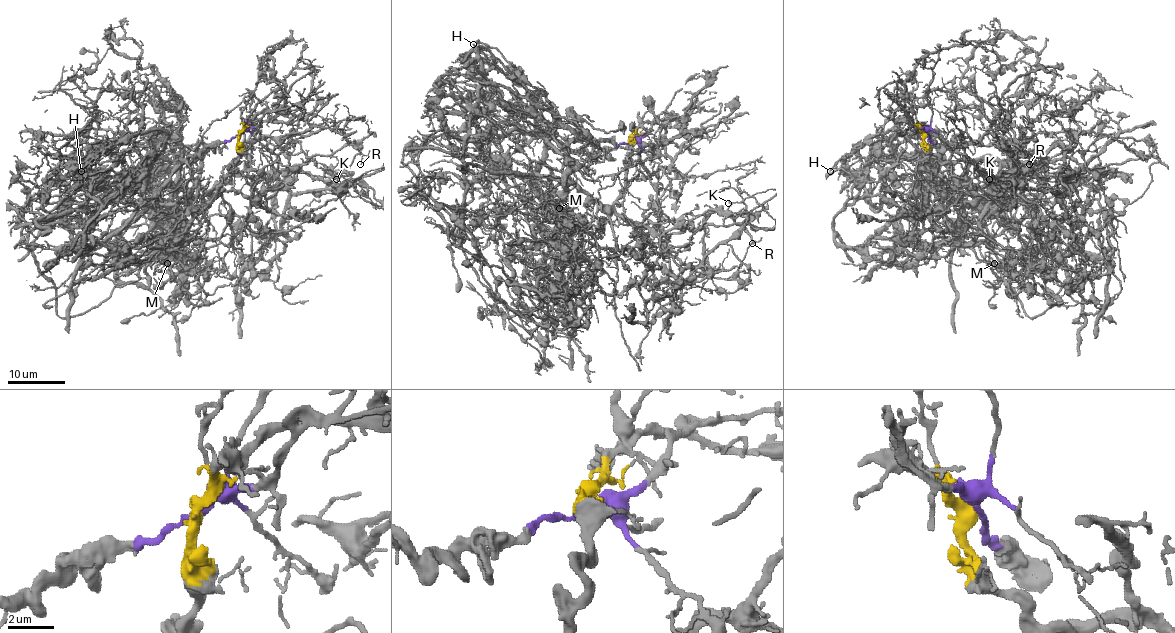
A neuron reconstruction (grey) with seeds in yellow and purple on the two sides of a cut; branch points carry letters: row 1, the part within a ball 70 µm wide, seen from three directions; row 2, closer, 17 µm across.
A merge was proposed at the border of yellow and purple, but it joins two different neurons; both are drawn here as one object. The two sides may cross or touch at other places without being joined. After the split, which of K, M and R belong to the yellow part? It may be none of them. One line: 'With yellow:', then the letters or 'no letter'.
With yellow: K, R

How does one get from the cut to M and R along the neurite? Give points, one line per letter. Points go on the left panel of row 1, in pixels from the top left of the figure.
M: (239, 134), (189, 157), (158, 194), (183, 231), (166, 240), (167, 263)
R: (239, 134), (239, 161), (223, 180), (240, 171), (290, 173), (349, 144), (362, 156), (360, 164)

